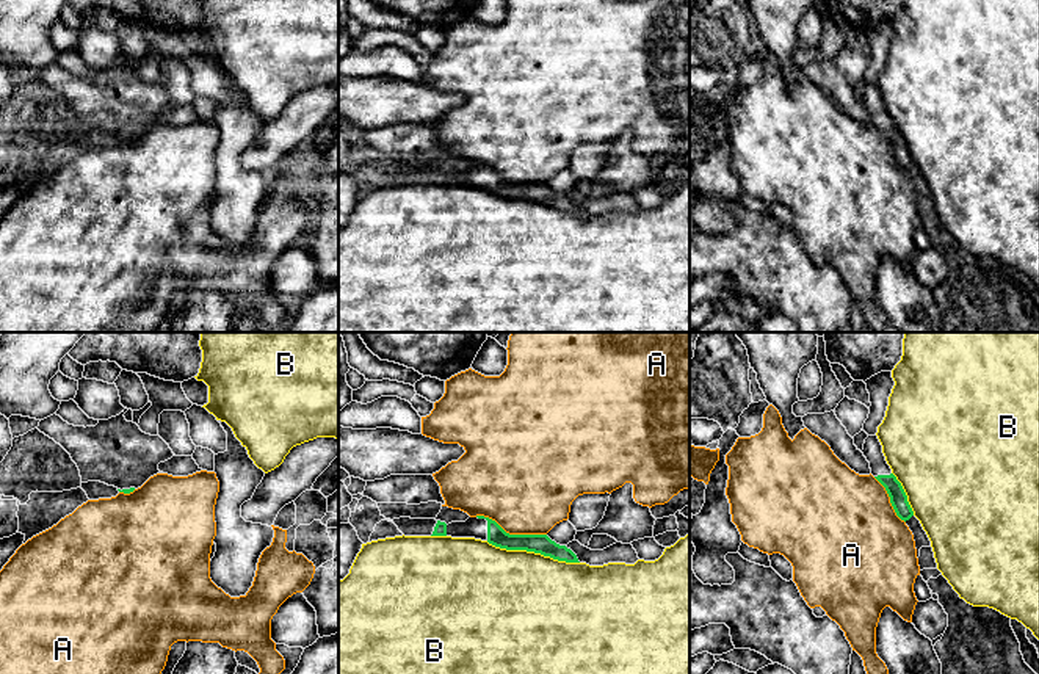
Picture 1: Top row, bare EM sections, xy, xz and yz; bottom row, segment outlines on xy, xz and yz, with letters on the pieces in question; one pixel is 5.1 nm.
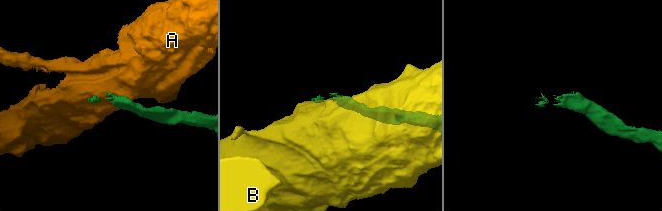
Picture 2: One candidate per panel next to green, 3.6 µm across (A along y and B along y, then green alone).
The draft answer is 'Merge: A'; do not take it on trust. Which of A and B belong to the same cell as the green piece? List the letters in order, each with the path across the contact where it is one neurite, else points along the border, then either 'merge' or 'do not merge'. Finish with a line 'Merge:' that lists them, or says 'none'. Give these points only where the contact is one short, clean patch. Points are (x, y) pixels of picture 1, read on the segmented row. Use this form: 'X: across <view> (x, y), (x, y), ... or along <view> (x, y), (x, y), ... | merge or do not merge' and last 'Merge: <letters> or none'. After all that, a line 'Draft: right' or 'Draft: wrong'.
A: do not merge
B: do not merge
Merge: none
Draft: wrong

